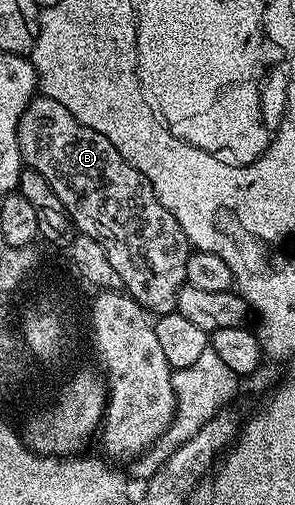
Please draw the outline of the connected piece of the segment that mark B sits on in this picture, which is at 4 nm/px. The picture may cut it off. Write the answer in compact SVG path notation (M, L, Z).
M37 95L29 101L18 123L18 143L23 164L43 175L58 195L72 219L75 230L102 245L115 272L122 278L123 290L149 314L160 316L177 310L178 293L185 284L185 265L190 252L188 237L181 225L156 197L152 184L135 169L98 131L86 127L51 95Z

